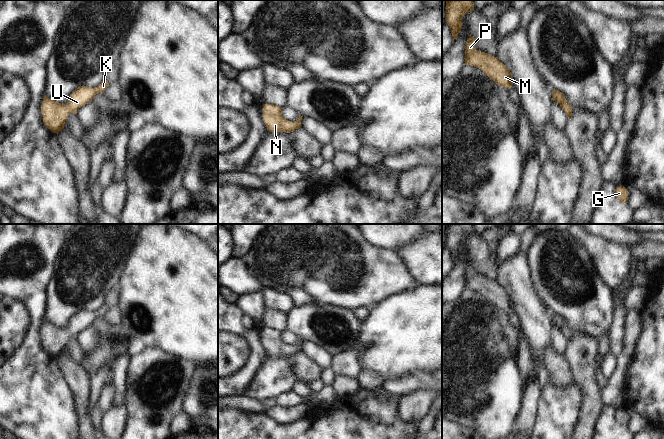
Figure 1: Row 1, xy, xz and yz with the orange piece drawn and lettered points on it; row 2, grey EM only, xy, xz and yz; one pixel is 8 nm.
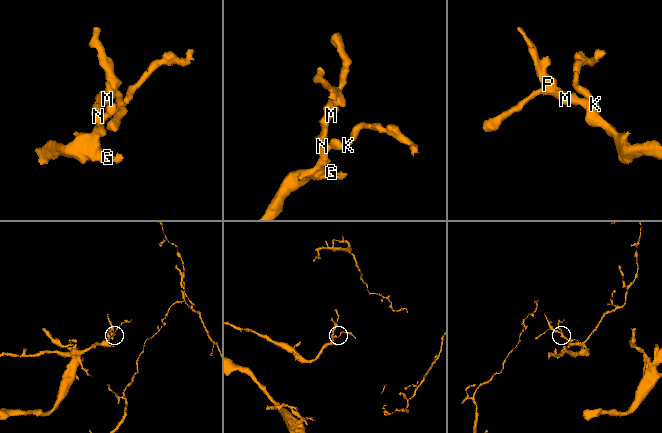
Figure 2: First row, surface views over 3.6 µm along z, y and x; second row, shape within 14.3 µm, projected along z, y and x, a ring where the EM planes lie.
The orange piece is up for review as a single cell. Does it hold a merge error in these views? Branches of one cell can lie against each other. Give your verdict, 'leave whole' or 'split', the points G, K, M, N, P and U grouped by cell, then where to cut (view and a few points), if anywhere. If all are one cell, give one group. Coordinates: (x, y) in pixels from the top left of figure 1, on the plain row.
leave whole; G K M N P U; no cut

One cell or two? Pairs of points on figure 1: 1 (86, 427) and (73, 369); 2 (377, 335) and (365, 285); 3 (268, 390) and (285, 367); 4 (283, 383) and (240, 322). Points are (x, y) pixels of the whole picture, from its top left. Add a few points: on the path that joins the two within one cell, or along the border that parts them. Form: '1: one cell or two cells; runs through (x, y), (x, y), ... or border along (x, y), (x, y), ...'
1: one cell; runs through (84, 413), (81, 383)
2: two cells; border along (392, 296), (371, 307)
3: one cell; runs through (269, 384), (279, 373)
4: two cells; border along (269, 356), (254, 379)

